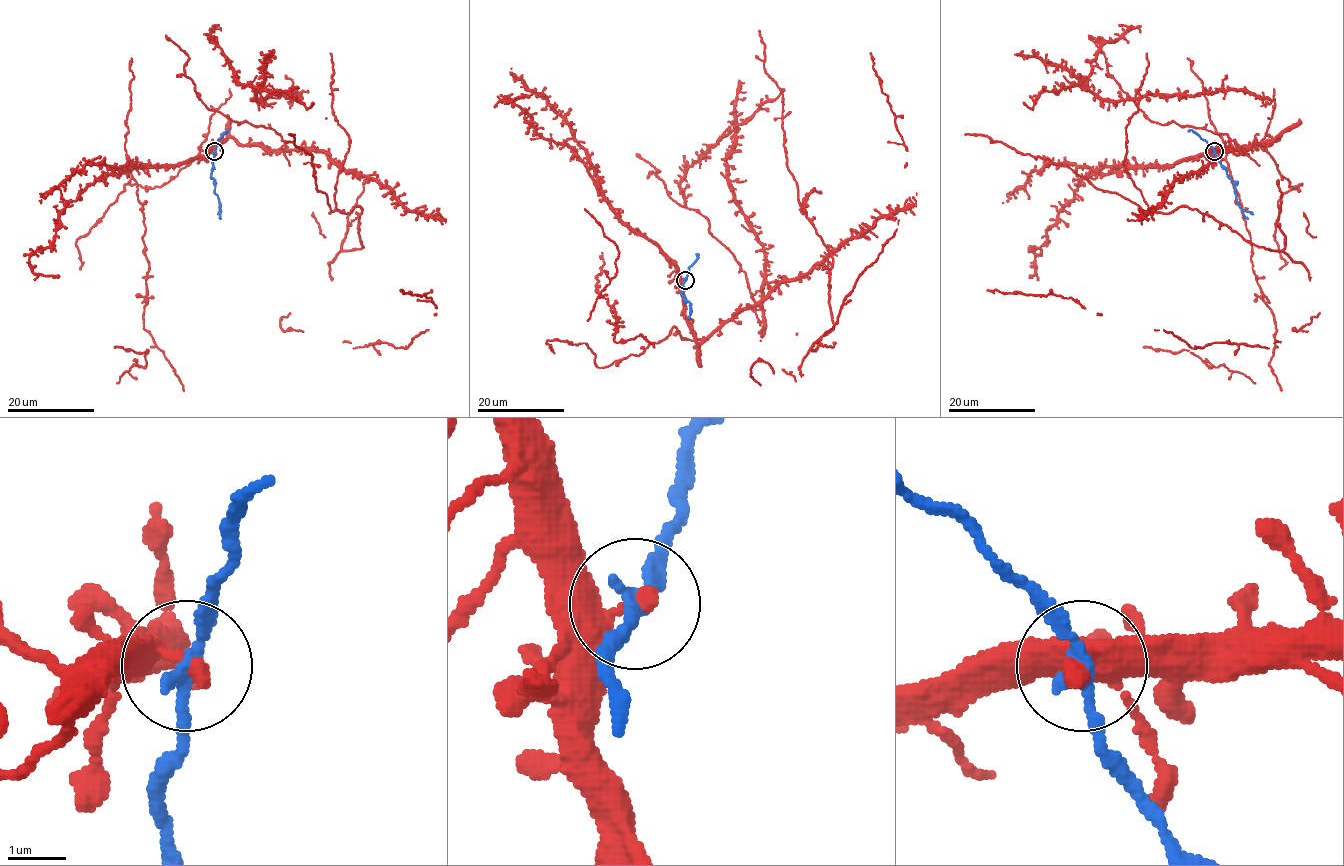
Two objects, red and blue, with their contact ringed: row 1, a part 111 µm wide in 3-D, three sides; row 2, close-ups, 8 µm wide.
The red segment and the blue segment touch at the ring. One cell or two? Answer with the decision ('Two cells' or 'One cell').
One cell

